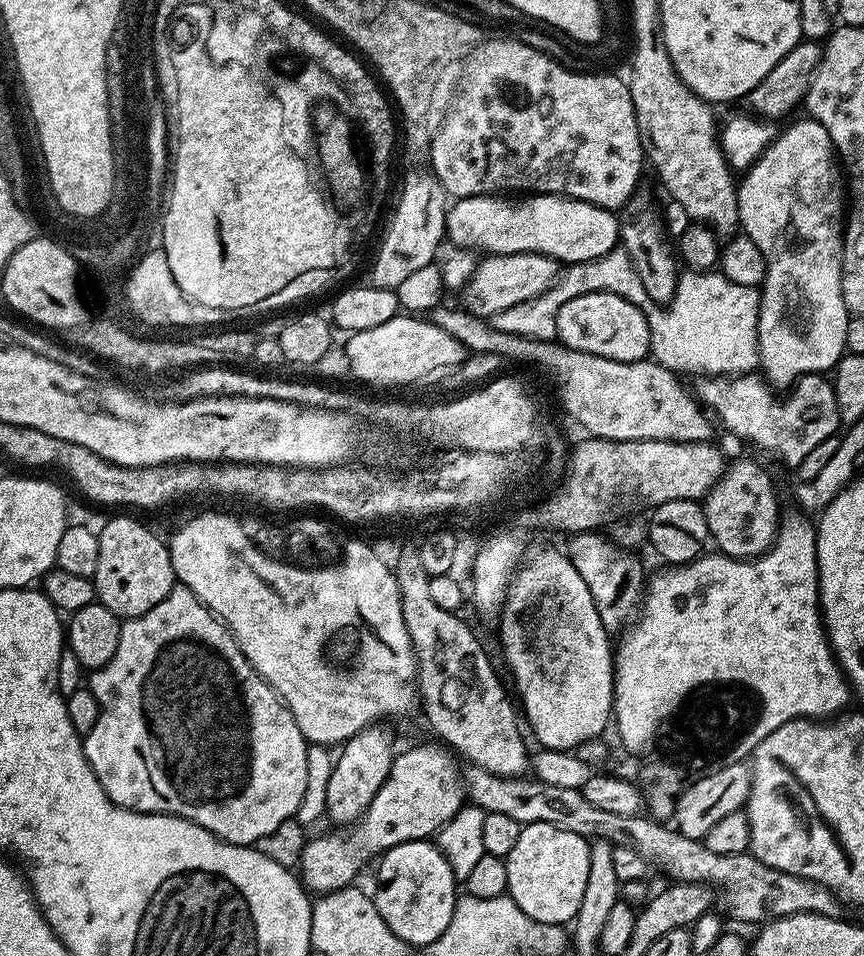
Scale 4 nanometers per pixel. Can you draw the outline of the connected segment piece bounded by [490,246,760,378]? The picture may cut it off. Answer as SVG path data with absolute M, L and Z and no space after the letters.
M620 246L596 260L567 265L550 290L538 294L538 298L530 298L530 302L518 302L518 306L494 314L490 322L506 334L518 334L531 340L556 340L558 310L562 310L570 298L595 292L618 294L644 311L650 326L651 355L657 364L666 366L671 372L693 372L696 378L747 376L760 368L760 292L756 288L738 286L738 282L730 282L719 270L684 270L679 273L673 300L661 306L647 296L632 260Z

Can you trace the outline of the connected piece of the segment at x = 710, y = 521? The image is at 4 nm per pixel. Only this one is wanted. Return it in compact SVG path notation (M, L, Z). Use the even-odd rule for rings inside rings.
M736 460L725 467L719 482L704 497L702 507L711 543L725 556L747 560L772 547L780 531L782 507L776 501L772 480L756 460Z

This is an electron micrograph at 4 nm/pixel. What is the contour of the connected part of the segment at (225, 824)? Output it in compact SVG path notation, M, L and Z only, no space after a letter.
M183 586L173 587L170 594L166 594L166 598L162 598L162 602L158 602L158 606L154 606L150 610L146 610L146 614L141 616L133 616L125 619L120 625L120 637L118 638L118 650L114 650L114 658L110 658L110 662L106 666L95 669L91 673L92 676L87 677L86 687L94 694L94 698L98 700L100 713L98 720L94 722L94 730L90 730L83 737L84 741L84 756L90 762L90 766L94 770L94 774L98 778L98 782L102 782L102 790L109 796L112 801L118 806L129 808L135 812L157 812L163 816L181 816L190 822L194 822L198 826L202 826L206 830L210 830L210 834L214 834L220 840L226 841L228 844L242 844L245 846L255 846L258 838L263 838L266 834L271 834L277 826L282 826L282 822L293 819L297 815L296 811L306 804L304 795L306 794L306 754L310 747L307 740L305 740L302 730L298 730L298 722L294 722L294 714L290 714L290 710L284 705L284 701L276 695L273 688L266 683L257 672L252 669L252 663L248 661L242 654L242 650L236 645L236 639L228 631L227 626L224 625L223 620L212 615L212 611L205 606L203 602L193 594L189 588Z

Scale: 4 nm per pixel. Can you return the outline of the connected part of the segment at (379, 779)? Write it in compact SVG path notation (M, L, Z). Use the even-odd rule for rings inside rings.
M384 722L371 724L344 741L335 757L330 774L330 783L326 786L326 798L322 808L328 811L328 816L336 826L351 826L359 820L361 814L374 802L374 794L386 782L390 774L394 749L397 747L396 736Z

